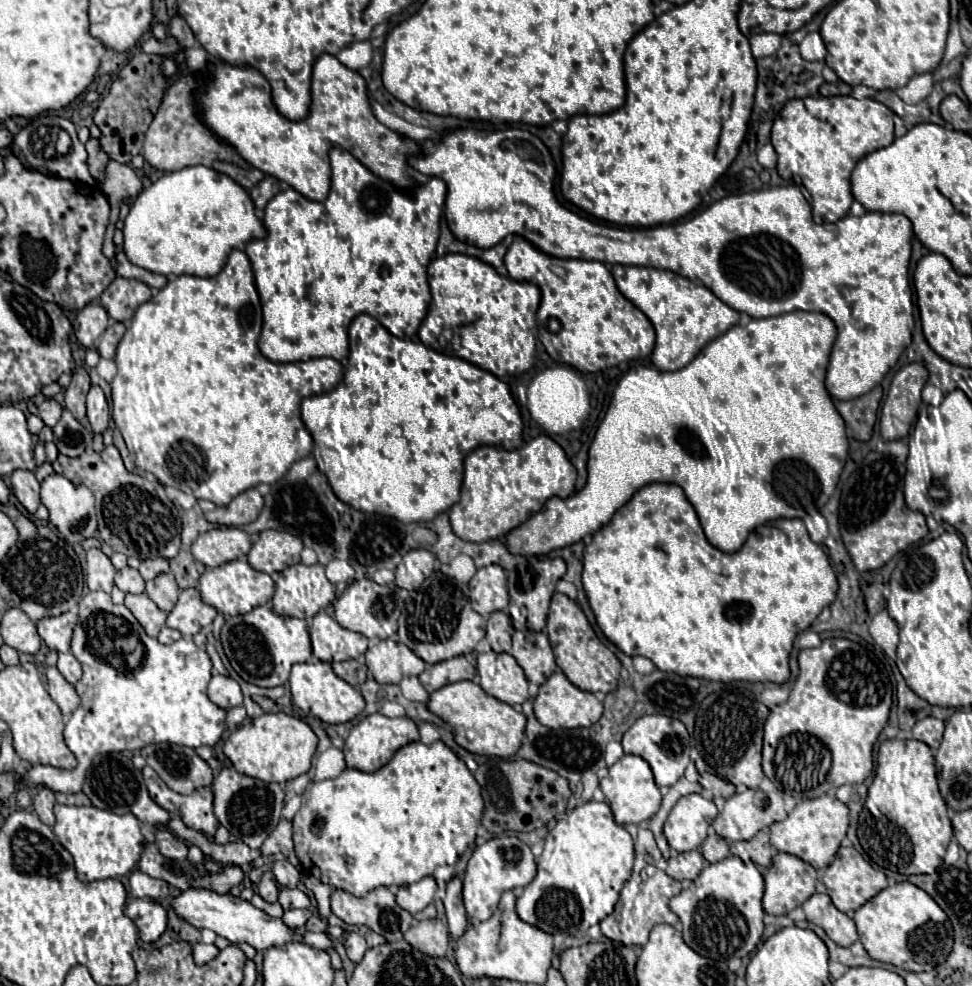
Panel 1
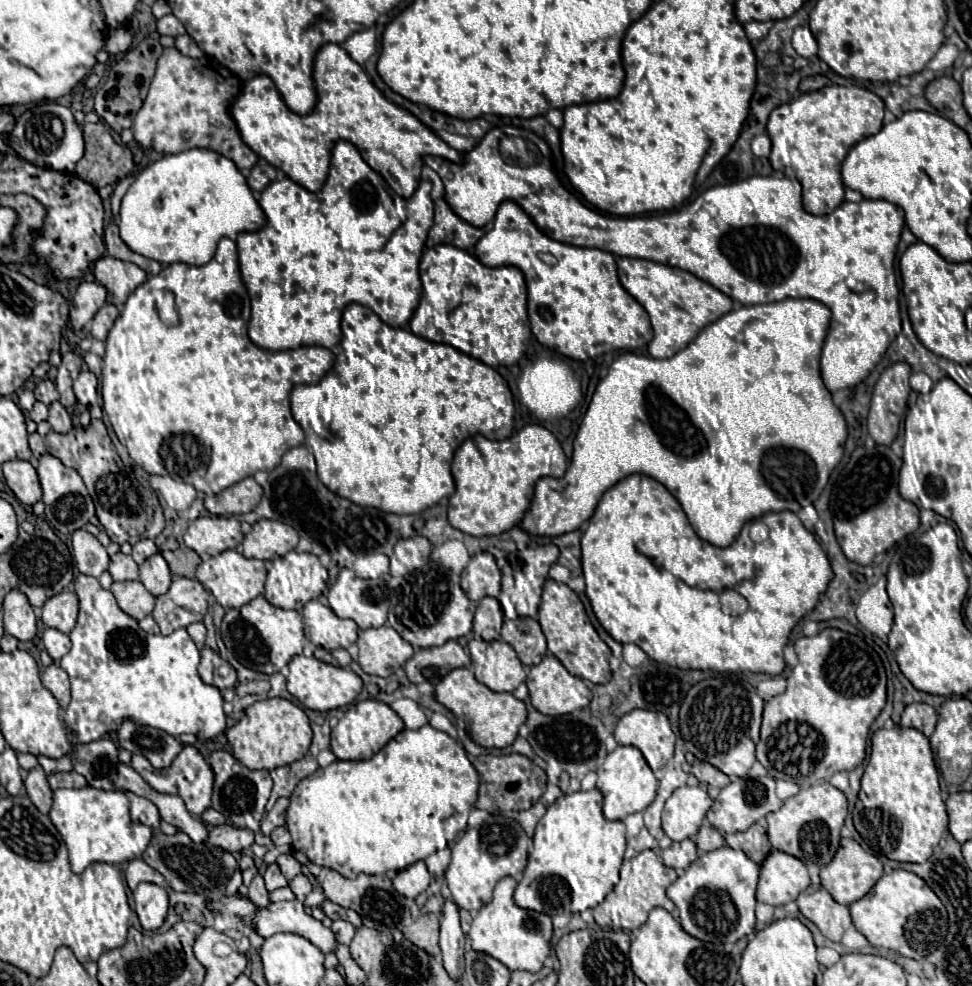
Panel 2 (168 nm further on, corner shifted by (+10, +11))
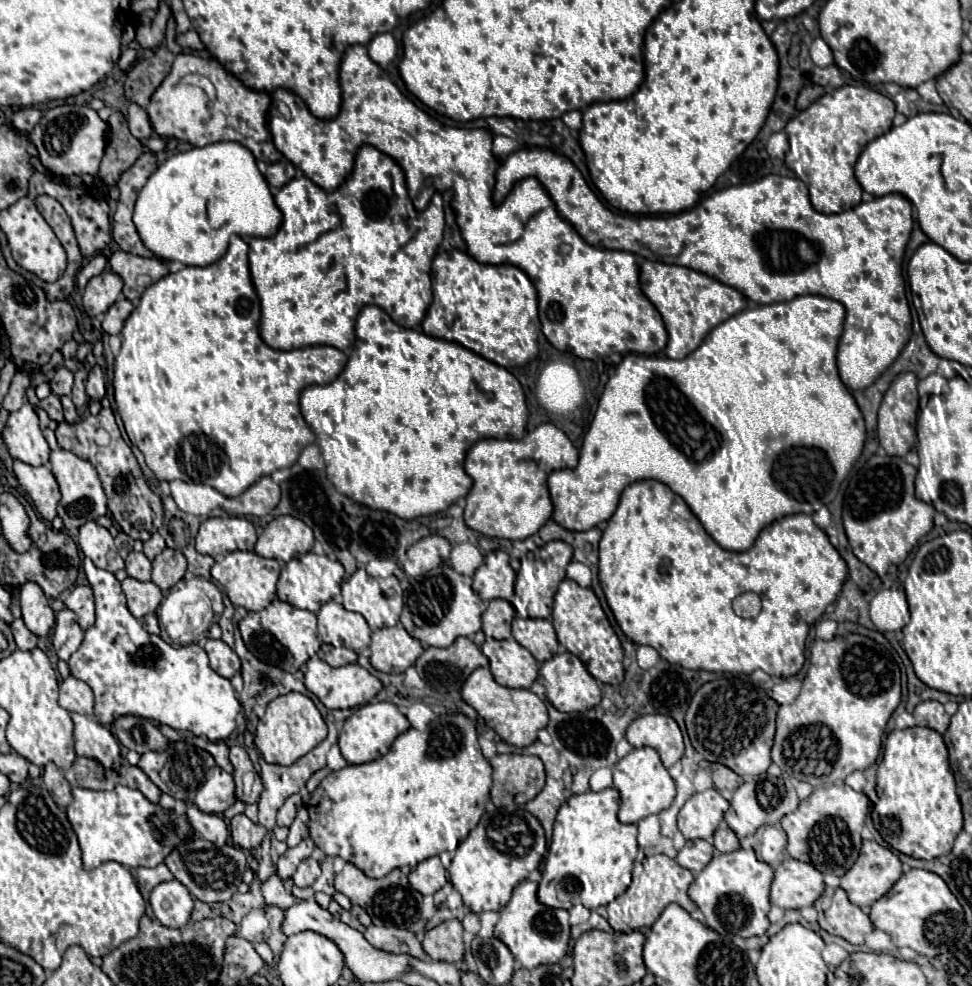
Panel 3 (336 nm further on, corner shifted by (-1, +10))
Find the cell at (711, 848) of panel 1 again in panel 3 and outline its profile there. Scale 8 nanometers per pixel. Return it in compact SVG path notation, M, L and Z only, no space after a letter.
M722 823L722 825L716 829L716 833L714 833L714 847L716 847L720 853L732 853L732 851L736 851L736 849L740 847L736 833L734 833L726 823Z

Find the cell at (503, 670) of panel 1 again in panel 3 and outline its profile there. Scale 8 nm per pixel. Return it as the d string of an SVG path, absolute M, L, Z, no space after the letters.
M486 639L482 653L490 661L494 679L512 689L530 689L538 675L538 661L514 639Z

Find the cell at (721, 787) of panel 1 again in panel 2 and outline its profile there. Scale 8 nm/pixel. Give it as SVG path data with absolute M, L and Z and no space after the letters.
M695 762L693 766L691 766L691 772L697 776L697 780L701 782L701 786L715 786L715 788L725 788L727 784L729 784L729 778L721 772L721 770L717 770L717 768L713 768L711 764L705 764L705 762Z

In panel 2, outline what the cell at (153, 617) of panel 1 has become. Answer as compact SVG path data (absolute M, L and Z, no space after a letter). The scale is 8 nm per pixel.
M139 580L133 582L113 582L111 594L115 596L119 608L135 620L143 620L153 612L155 596L145 590Z

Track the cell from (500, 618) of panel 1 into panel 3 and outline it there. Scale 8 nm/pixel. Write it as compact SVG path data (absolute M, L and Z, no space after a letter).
M494 599L488 603L488 609L482 615L482 631L486 633L486 637L508 639L512 619L514 607L504 599Z

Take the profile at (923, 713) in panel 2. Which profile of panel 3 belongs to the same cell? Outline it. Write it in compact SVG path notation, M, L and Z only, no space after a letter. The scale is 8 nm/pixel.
M924 701L924 703L916 705L914 719L916 719L916 725L930 727L938 733L944 733L950 725L950 715L944 711L942 703L938 703L938 701Z

